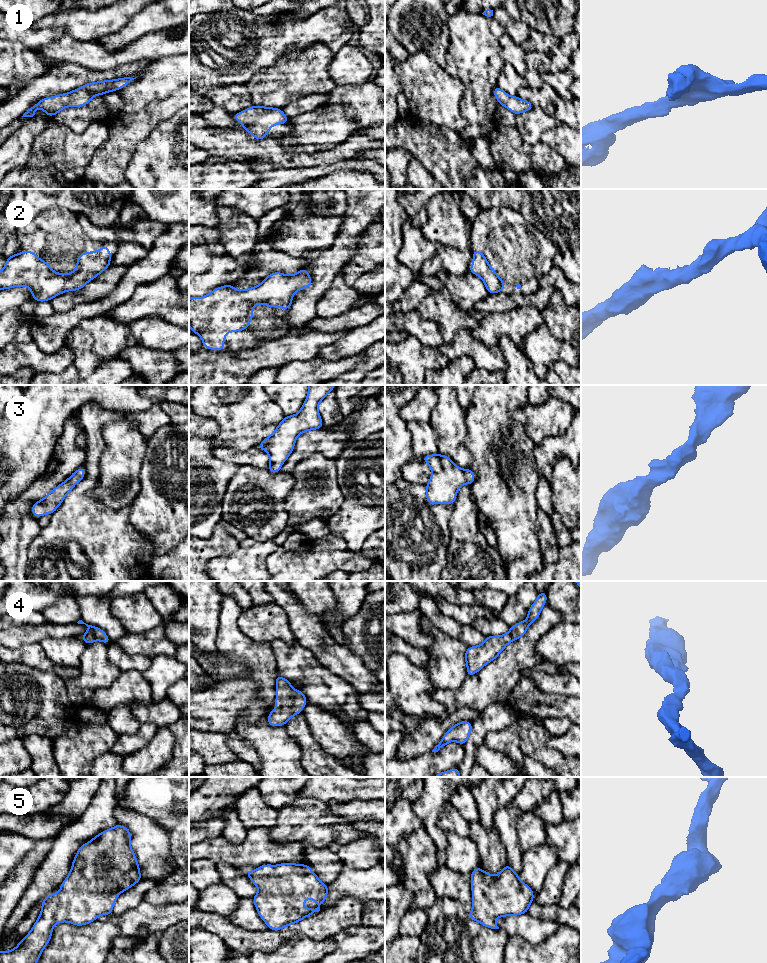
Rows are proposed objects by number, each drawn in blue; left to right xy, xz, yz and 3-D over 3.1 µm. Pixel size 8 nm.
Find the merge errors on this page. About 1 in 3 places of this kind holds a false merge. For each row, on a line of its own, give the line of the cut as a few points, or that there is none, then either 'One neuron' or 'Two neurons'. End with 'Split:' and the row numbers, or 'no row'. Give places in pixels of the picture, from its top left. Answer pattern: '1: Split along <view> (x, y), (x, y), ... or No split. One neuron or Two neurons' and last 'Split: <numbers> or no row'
1: No split. One neuron
2: No split. One neuron
3: No split. One neuron
4: No split. One neuron
5: No split. One neuron
Split: no row

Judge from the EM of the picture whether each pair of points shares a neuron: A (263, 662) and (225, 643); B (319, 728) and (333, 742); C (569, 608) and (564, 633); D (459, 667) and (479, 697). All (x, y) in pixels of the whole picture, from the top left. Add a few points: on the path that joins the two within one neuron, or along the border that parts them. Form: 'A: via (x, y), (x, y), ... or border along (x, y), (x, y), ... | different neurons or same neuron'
A: via (254, 655), (234, 645) | same neuron
B: via (322, 731), (330, 739) | same neuron
C: border along (563, 620), (570, 622) | different neurons
D: border along (467, 677), (458, 688), (446, 689) | different neurons

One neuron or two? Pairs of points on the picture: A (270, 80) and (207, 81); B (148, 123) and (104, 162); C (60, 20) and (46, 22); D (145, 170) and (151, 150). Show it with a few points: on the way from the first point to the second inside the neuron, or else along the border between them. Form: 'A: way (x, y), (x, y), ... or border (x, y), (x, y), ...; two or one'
A: border (269, 67), (257, 69), (244, 84); two
B: way (137, 129), (115, 151); one
C: way (57, 20), (49, 21); one
D: way (147, 165), (151, 161), (151, 155); one

